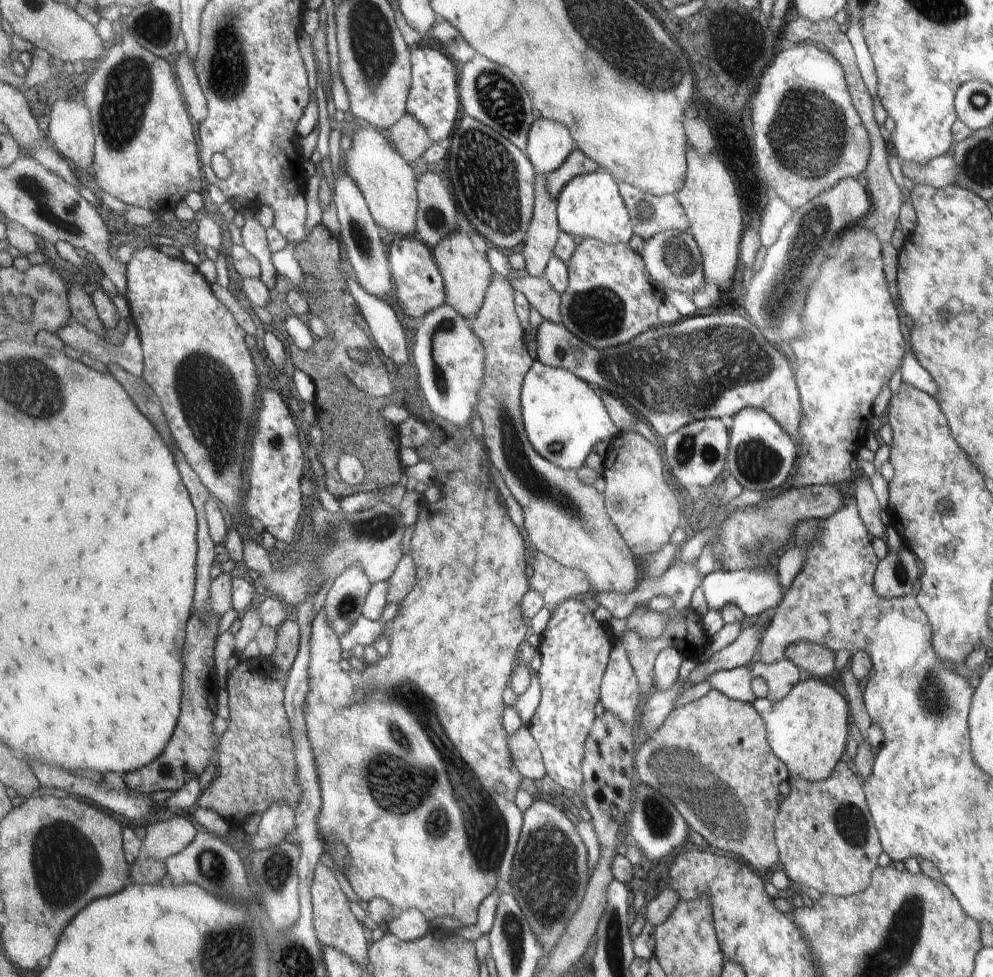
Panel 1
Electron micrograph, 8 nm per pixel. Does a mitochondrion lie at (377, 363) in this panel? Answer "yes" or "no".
no

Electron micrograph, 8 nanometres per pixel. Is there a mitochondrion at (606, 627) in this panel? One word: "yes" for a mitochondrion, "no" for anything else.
no

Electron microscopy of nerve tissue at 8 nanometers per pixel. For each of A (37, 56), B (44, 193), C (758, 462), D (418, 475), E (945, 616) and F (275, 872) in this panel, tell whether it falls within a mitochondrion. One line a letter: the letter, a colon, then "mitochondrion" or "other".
A: other
B: mitochondrion
C: mitochondrion
D: other
E: other
F: mitochondrion

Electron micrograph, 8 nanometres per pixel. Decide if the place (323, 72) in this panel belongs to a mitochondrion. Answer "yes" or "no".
no

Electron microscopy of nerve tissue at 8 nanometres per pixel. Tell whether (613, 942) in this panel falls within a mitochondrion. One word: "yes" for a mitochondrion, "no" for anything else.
yes

